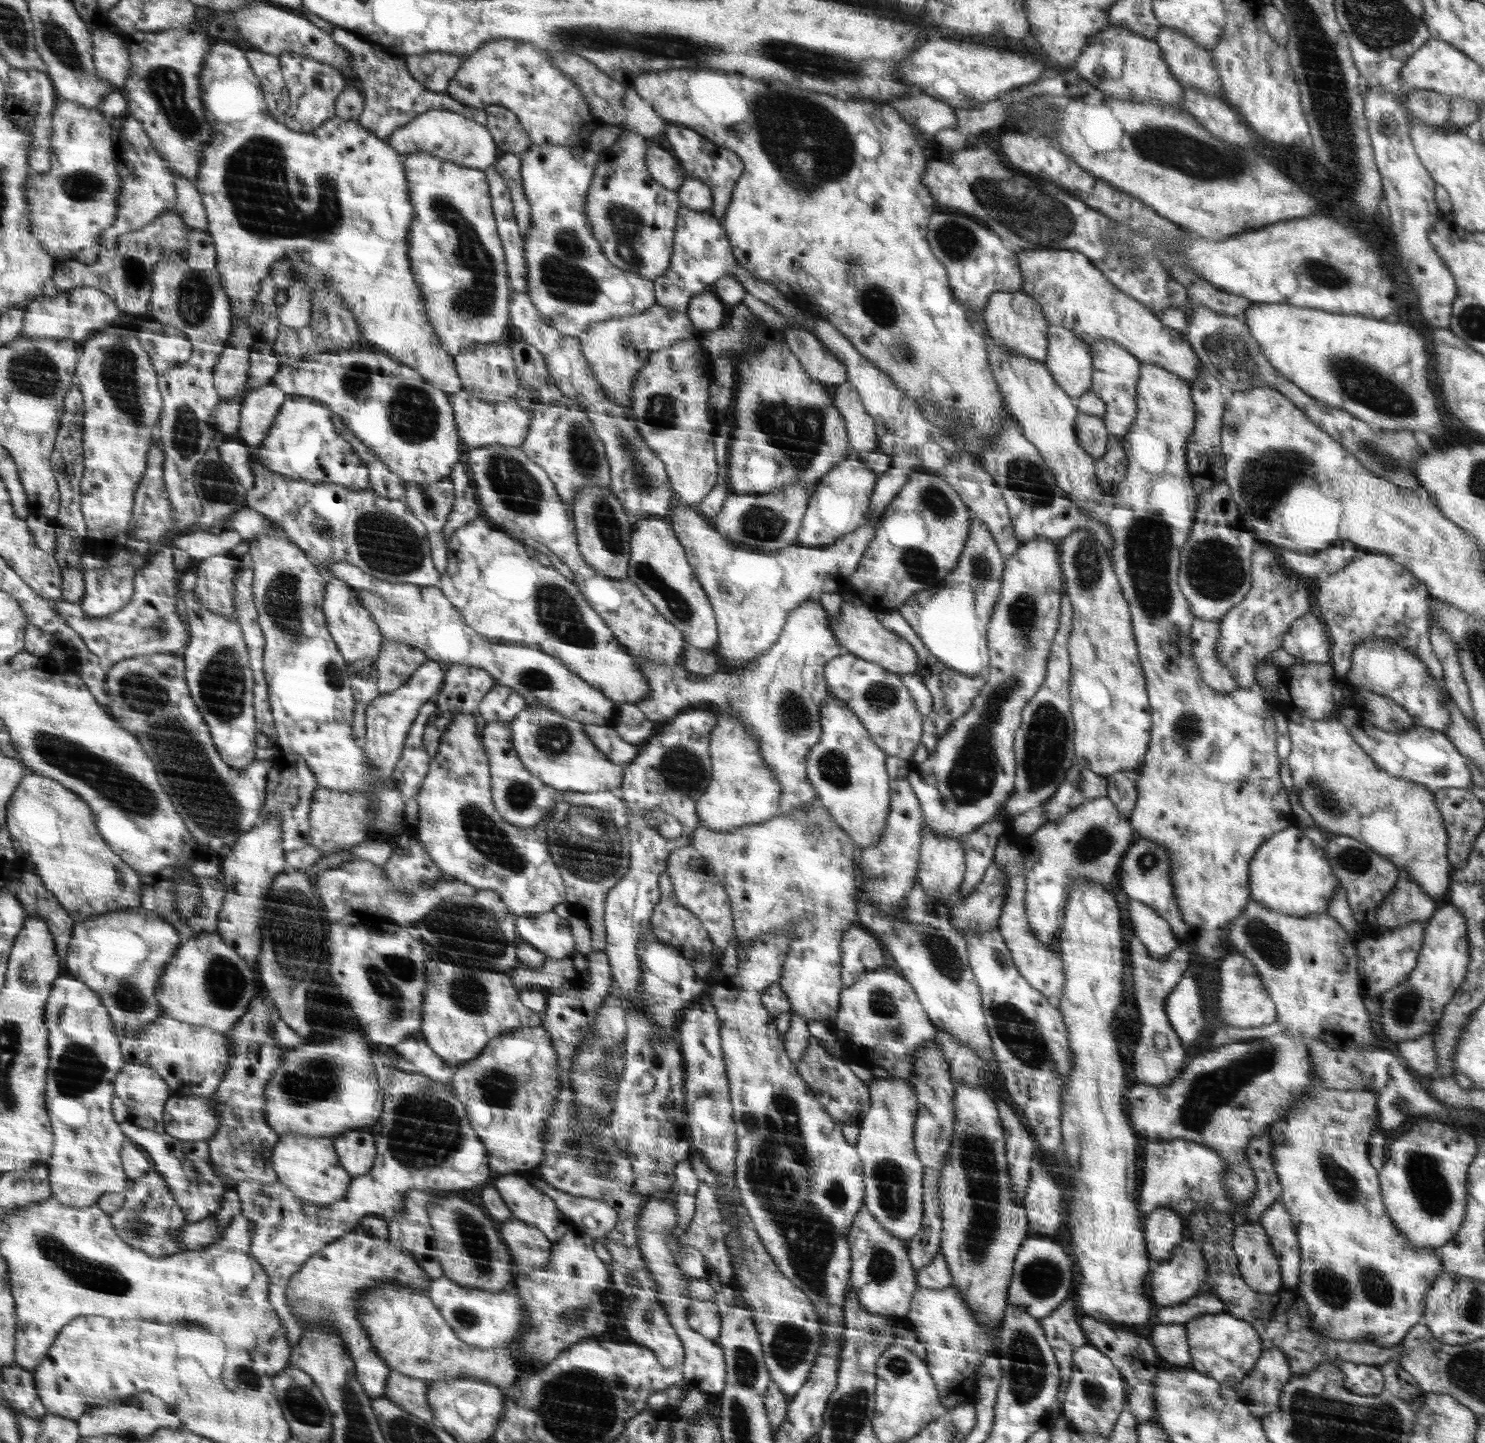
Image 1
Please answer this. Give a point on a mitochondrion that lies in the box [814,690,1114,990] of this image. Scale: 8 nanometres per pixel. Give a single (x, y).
(1045, 743)

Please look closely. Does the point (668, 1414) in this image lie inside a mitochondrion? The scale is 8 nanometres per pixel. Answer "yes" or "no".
no

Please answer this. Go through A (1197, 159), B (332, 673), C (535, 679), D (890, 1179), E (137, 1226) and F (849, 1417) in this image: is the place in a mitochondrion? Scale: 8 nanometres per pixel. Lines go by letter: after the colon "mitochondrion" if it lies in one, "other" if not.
A: mitochondrion
B: mitochondrion
C: mitochondrion
D: mitochondrion
E: mitochondrion
F: mitochondrion

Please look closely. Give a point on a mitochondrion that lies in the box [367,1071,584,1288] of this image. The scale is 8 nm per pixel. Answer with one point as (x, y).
(425, 1133)

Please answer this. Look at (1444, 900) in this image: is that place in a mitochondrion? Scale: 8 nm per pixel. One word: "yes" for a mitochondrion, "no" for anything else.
no

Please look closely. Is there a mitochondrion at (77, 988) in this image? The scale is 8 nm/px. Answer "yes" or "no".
no

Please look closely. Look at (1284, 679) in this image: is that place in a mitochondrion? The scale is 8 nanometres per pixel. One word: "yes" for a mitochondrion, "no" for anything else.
no

